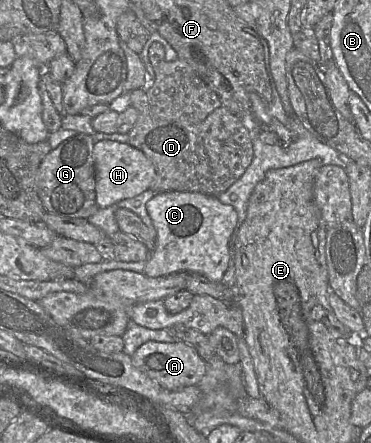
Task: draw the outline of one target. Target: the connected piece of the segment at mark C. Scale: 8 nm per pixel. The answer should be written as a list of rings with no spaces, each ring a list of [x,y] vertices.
[[[162,192],[156,194],[146,204],[147,212],[156,229],[156,243],[146,261],[144,275],[157,278],[178,272],[198,273],[213,282],[220,282],[230,260],[230,240],[238,221],[236,210],[223,204],[217,196],[200,192]]]

